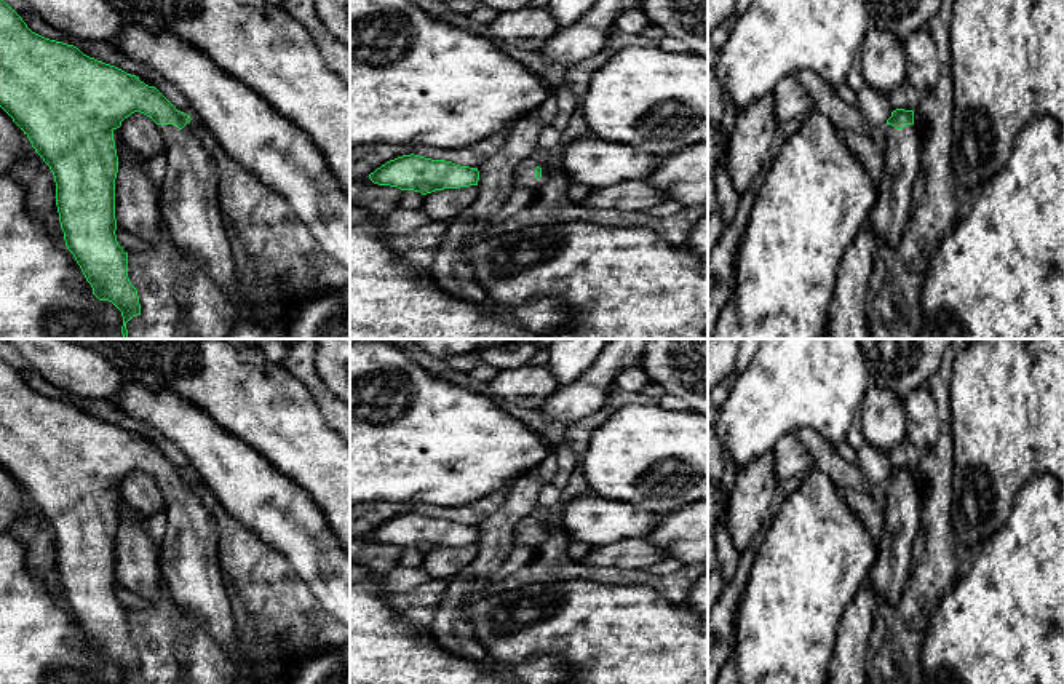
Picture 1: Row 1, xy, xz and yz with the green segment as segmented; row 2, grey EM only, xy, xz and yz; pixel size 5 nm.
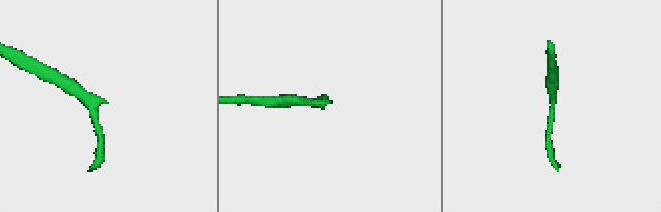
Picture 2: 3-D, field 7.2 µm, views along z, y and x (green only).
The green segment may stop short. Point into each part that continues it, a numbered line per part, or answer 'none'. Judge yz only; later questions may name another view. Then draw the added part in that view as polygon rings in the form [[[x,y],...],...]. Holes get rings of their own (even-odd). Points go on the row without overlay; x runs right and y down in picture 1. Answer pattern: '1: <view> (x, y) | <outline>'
1: yz (893, 550) | [[[885,481],[882,484],[882,502],[885,523],[880,539],[875,542],[875,561],[869,574],[869,583],[882,606],[898,606],[911,574],[912,543],[920,531],[920,491],[915,483],[896,487]]]

